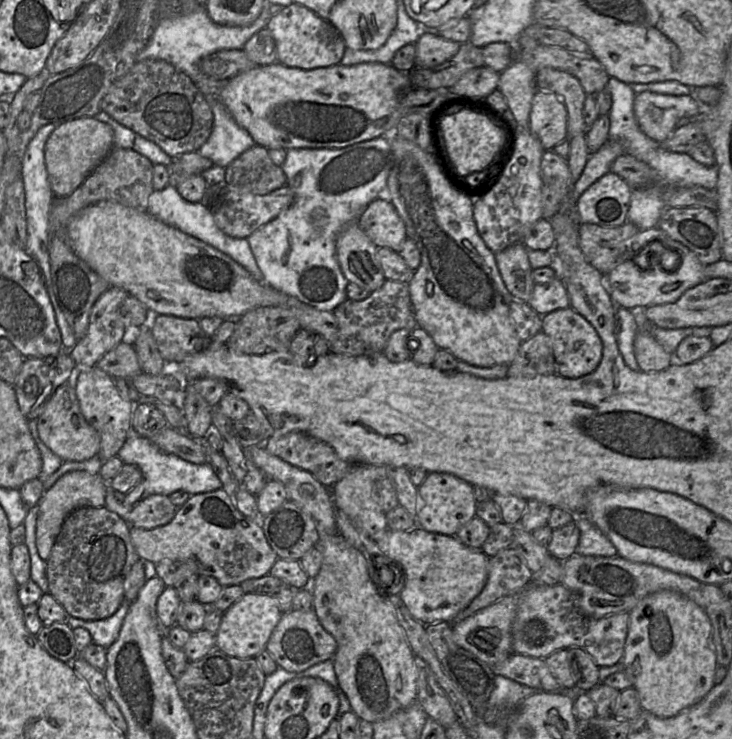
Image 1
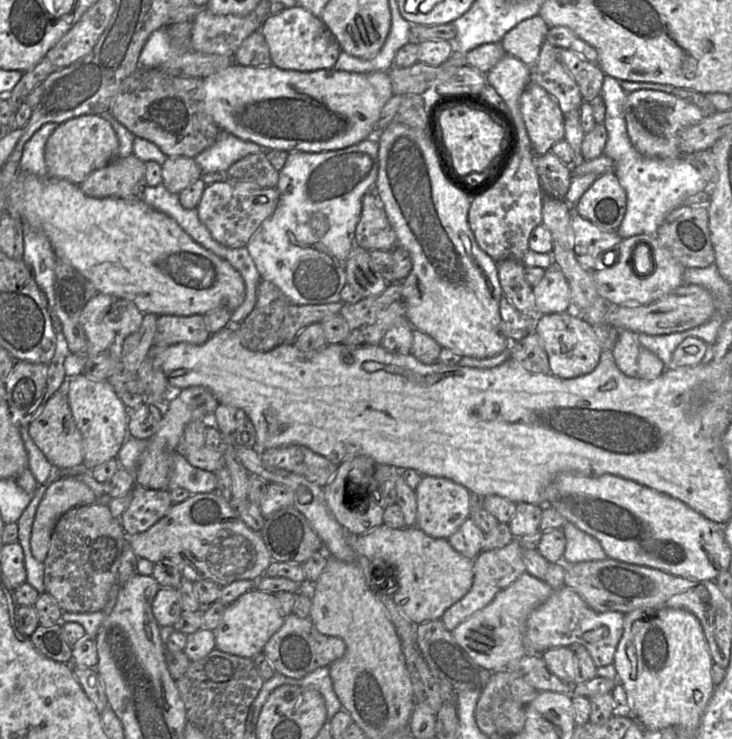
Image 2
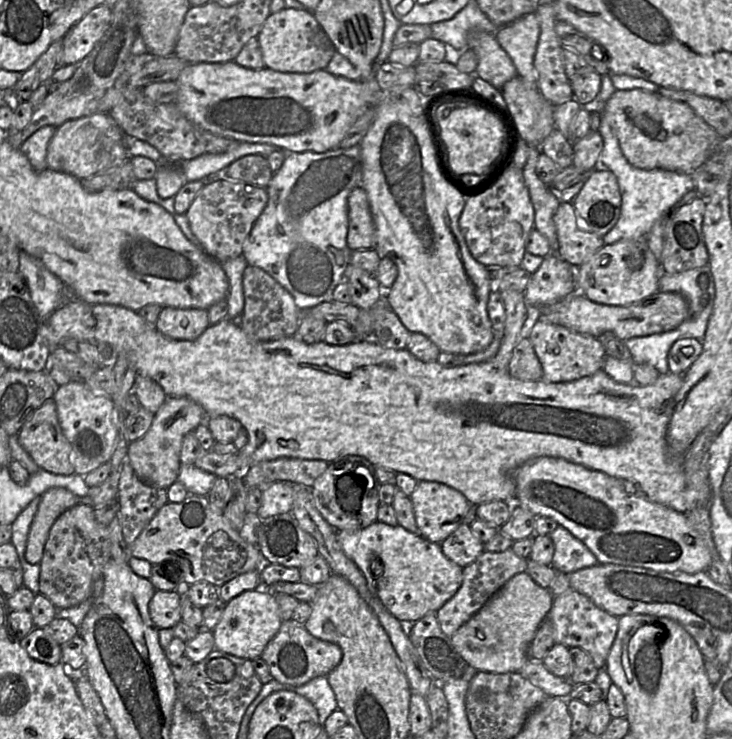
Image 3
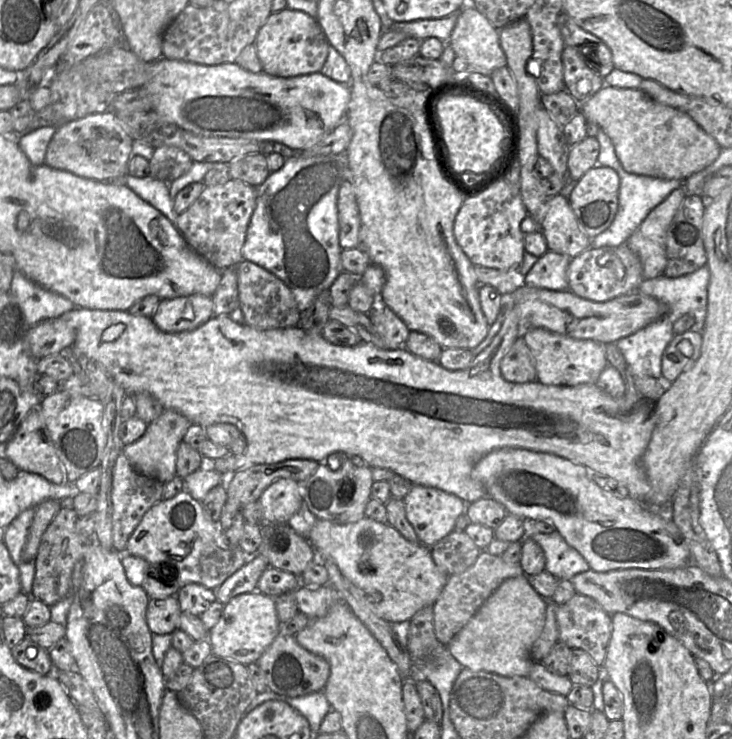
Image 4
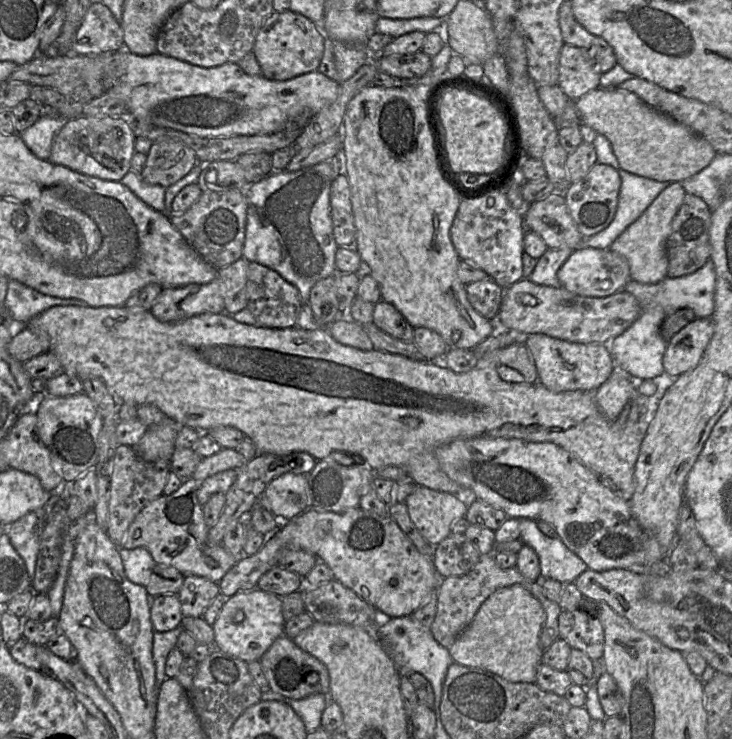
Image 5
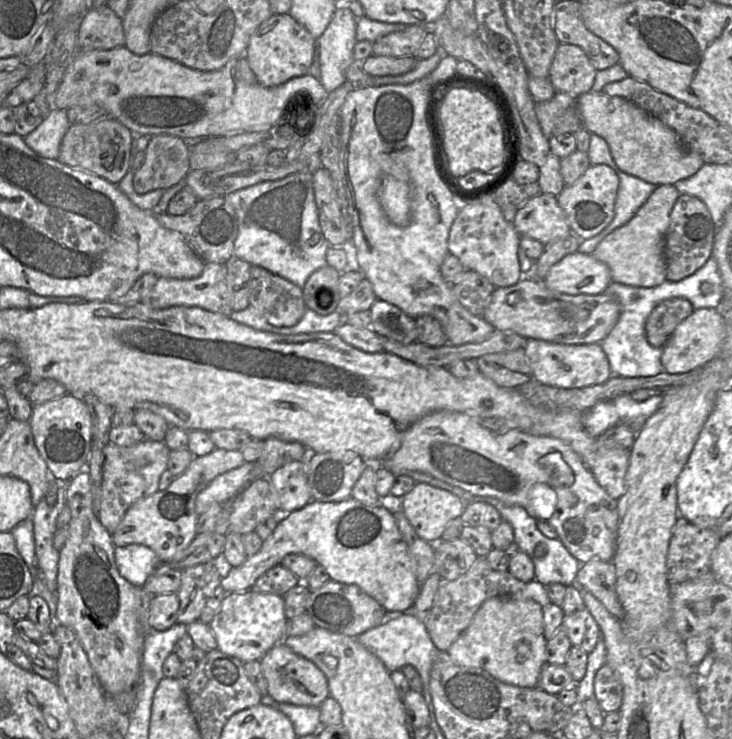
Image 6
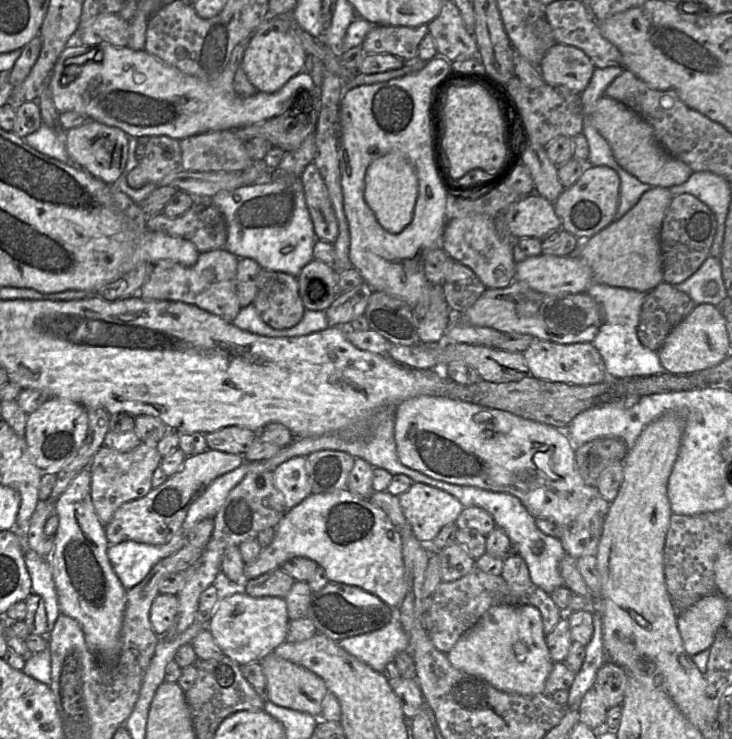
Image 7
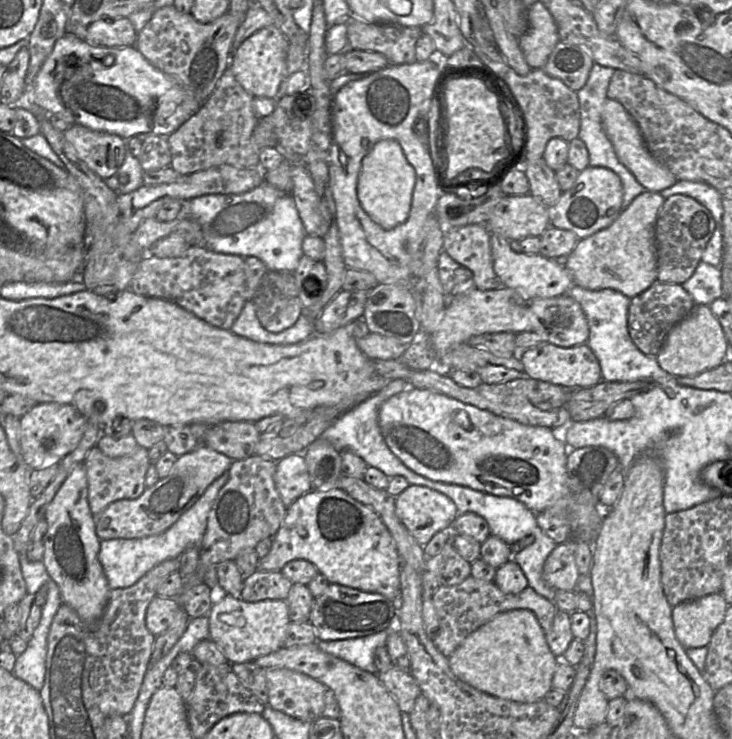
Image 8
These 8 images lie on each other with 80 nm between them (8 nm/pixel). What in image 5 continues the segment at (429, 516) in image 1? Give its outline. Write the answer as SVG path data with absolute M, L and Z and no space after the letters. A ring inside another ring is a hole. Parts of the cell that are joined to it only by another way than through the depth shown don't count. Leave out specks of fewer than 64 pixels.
M416 486L404 503L410 519L419 533L434 547L451 534L451 528L458 519L465 517L469 499L425 486Z

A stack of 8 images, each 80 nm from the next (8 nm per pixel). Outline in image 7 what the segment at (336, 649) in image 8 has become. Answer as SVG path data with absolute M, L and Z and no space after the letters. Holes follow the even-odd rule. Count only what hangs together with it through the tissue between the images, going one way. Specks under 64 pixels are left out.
M397 618L381 629L337 642L348 653L380 673L389 662L394 661L397 654L407 652L409 647L409 638Z

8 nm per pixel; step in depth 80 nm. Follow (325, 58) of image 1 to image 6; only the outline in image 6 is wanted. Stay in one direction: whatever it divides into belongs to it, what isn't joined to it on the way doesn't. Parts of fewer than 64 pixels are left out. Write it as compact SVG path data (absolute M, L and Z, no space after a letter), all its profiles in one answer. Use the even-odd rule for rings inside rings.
M289 13L271 14L250 37L244 57L257 83L265 87L276 87L291 78L308 74L316 49L317 40Z

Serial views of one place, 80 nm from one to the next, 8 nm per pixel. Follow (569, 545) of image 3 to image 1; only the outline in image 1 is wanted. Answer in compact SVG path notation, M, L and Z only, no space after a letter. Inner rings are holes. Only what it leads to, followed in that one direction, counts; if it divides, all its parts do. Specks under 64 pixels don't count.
M576 516L574 522L580 530L576 554L600 557L614 557L617 555L617 549L610 539L588 518Z

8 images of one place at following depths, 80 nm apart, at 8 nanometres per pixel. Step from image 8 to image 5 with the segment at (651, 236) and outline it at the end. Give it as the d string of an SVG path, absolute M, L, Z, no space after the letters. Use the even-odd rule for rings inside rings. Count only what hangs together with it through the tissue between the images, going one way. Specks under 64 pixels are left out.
M680 182L670 183L644 213L609 247L609 249L623 255L628 260L631 280L643 284L655 284L667 277L668 256L666 242L671 231L672 220L686 194Z

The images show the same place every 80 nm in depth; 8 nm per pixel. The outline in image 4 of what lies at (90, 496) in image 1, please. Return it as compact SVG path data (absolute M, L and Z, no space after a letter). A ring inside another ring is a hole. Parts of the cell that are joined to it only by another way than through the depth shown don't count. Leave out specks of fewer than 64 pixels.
M57 499L44 500L37 505L24 546L23 559L35 560L42 535L61 507L61 500Z

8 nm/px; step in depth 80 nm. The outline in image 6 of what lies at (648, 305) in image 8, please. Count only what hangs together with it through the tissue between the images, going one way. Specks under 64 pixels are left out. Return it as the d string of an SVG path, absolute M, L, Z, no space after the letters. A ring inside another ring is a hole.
M671 298L660 302L645 324L645 335L649 344L662 348L676 327L693 311L691 302L684 298Z

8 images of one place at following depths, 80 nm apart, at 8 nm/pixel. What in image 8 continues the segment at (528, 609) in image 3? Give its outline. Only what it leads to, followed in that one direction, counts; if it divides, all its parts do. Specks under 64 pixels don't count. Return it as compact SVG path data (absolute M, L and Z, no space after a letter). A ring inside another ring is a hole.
M527 609L499 613L468 635L448 658L451 671L459 680L489 695L519 703L534 703L545 698L552 690L559 660L551 652L535 614Z

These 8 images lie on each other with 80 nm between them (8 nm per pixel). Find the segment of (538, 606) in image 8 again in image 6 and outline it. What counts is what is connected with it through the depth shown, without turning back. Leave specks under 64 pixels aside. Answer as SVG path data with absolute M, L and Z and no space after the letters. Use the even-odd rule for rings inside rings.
M478 557L473 566L455 580L441 578L434 597L431 612L425 620L429 636L439 651L447 651L452 643L470 625L480 606L492 597L516 597L531 599L539 603L543 610L544 636L546 641L562 627L565 612L554 604L548 596L546 586L536 580L522 582L508 571L493 570L485 557Z

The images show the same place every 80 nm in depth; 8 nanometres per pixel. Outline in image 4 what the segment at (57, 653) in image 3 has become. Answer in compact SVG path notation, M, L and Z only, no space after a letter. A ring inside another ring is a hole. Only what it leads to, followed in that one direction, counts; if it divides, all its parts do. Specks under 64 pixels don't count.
M26 635L11 650L15 660L23 667L42 675L53 674L55 667L51 661L49 650L40 646L30 636Z

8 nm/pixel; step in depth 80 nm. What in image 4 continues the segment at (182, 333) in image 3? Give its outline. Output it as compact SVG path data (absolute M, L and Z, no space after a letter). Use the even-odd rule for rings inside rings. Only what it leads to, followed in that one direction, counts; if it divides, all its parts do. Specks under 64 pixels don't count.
M193 294L161 300L152 320L163 332L179 333L198 328L213 314L213 297Z

